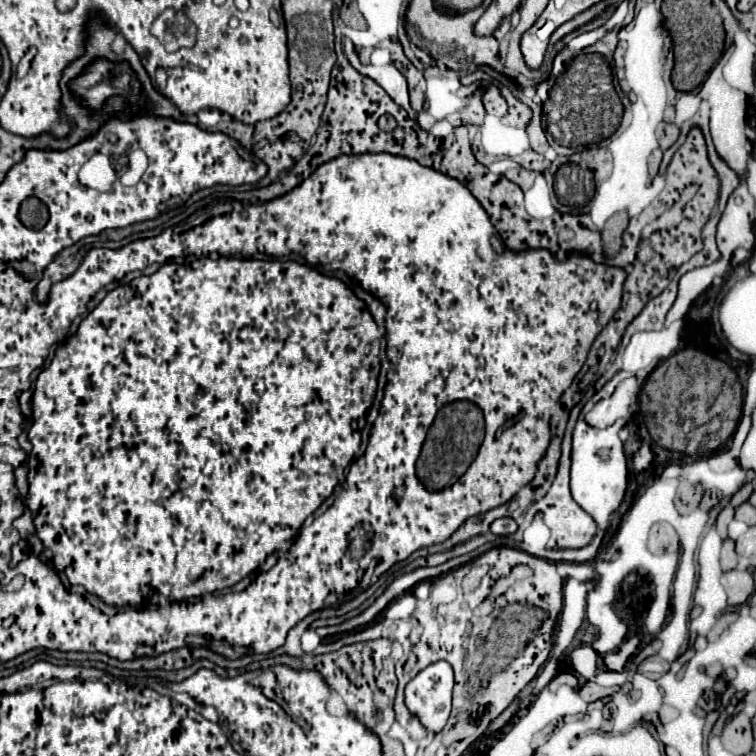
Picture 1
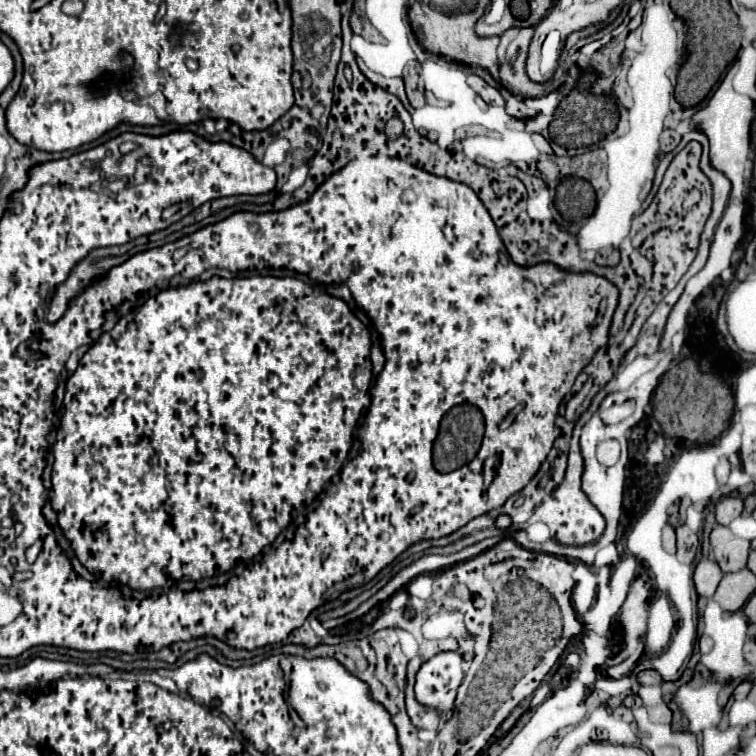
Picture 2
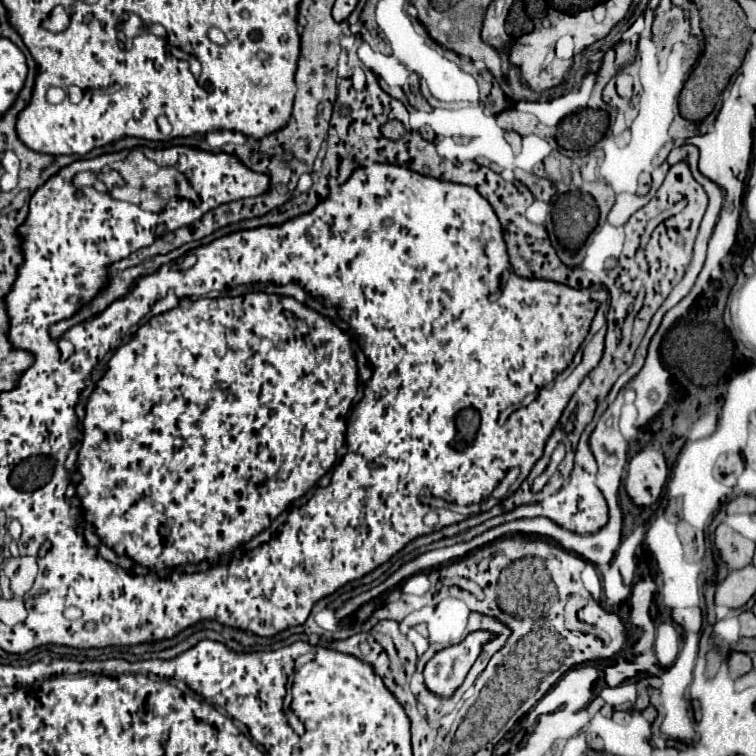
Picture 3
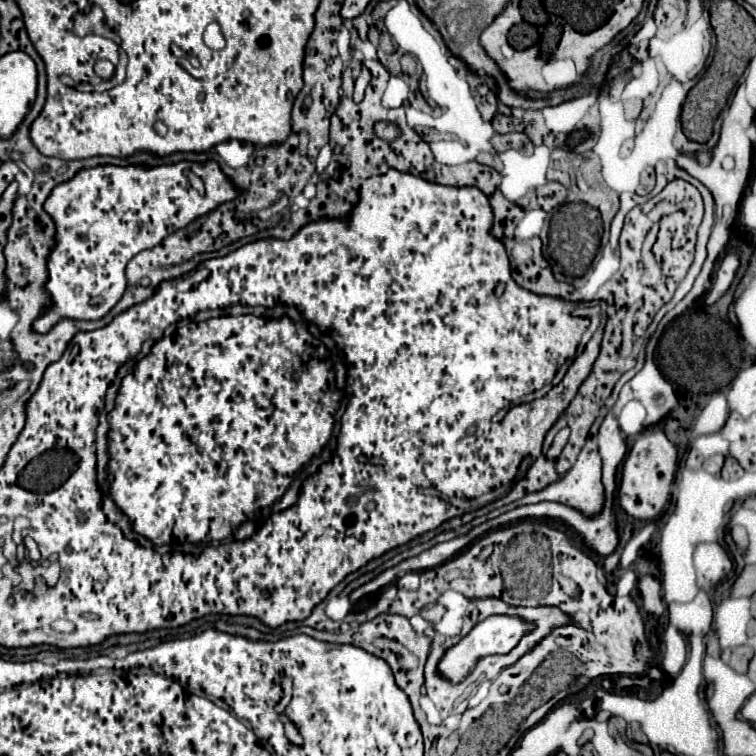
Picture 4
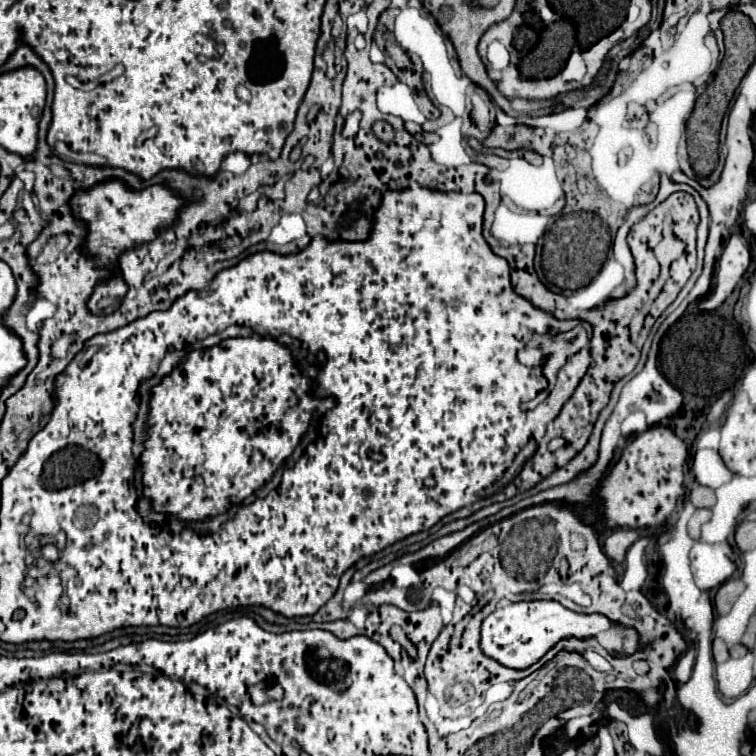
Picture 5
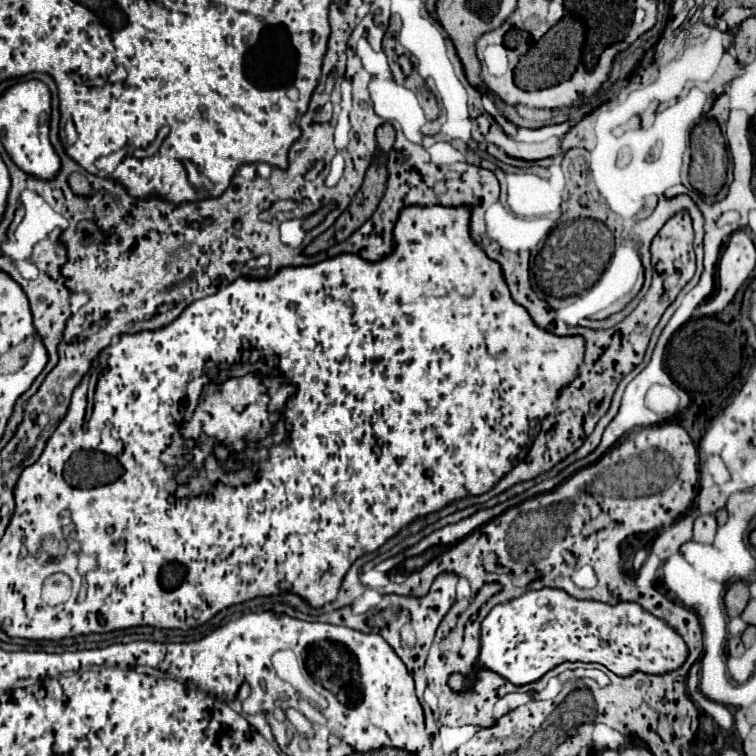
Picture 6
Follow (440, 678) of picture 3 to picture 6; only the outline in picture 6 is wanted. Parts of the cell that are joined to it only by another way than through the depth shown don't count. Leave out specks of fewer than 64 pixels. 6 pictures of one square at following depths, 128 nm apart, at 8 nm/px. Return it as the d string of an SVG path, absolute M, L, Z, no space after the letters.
M542 588L530 590L504 606L494 606L490 614L482 622L480 632L482 648L478 662L484 668L490 668L510 680L516 686L538 680L544 672L554 668L564 660L580 660L580 662L598 662L612 670L618 676L630 676L636 670L648 674L664 674L676 670L686 660L686 644L682 638L662 620L646 612L642 606L634 602L620 602L616 606L594 602L594 600L576 600L562 590Z

